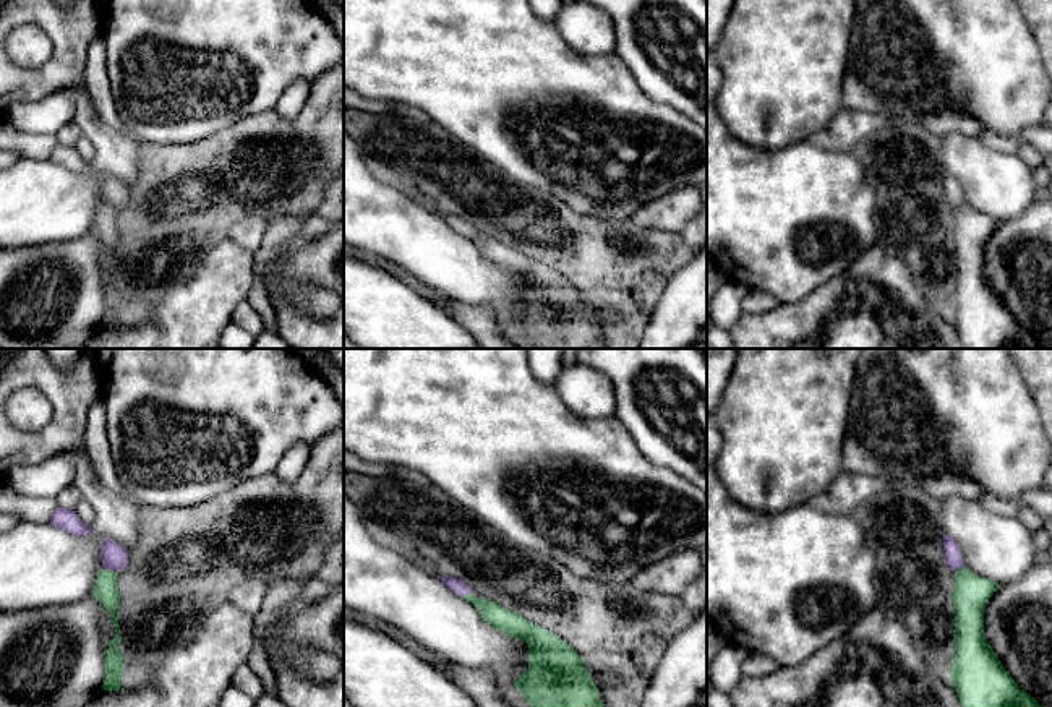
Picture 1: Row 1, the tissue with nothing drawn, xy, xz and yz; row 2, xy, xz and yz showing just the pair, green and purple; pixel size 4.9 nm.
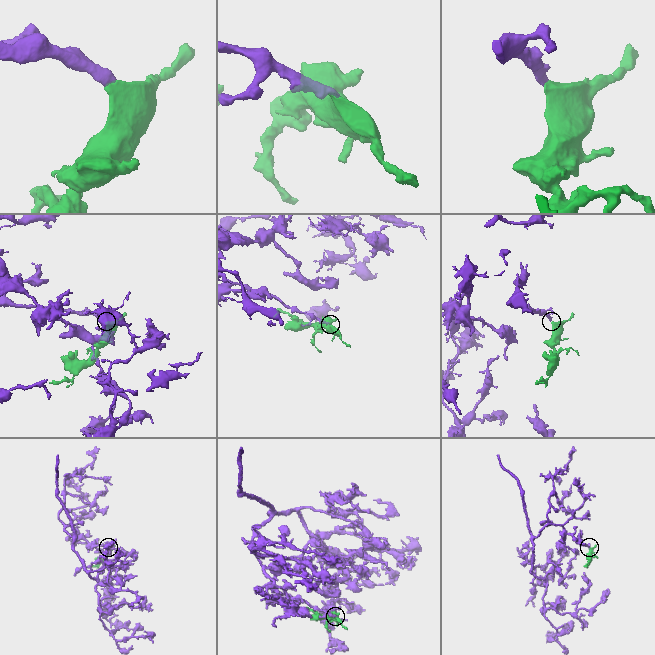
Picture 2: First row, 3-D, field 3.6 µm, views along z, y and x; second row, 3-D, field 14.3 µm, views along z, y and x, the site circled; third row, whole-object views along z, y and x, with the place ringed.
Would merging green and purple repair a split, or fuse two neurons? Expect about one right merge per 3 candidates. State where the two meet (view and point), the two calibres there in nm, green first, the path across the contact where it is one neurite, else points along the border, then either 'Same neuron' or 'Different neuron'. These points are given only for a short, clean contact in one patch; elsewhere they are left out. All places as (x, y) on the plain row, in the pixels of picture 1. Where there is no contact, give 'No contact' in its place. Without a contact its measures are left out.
Touches green at xz (470, 231). Thickness 120 nm (green) against 70 nm. Path across: xz (504, 257), (480, 242), (470, 231), (457, 222). Same neuron

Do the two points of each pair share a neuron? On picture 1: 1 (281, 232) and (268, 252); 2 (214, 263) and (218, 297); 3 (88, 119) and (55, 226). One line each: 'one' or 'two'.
1: one
2: one
3: one

